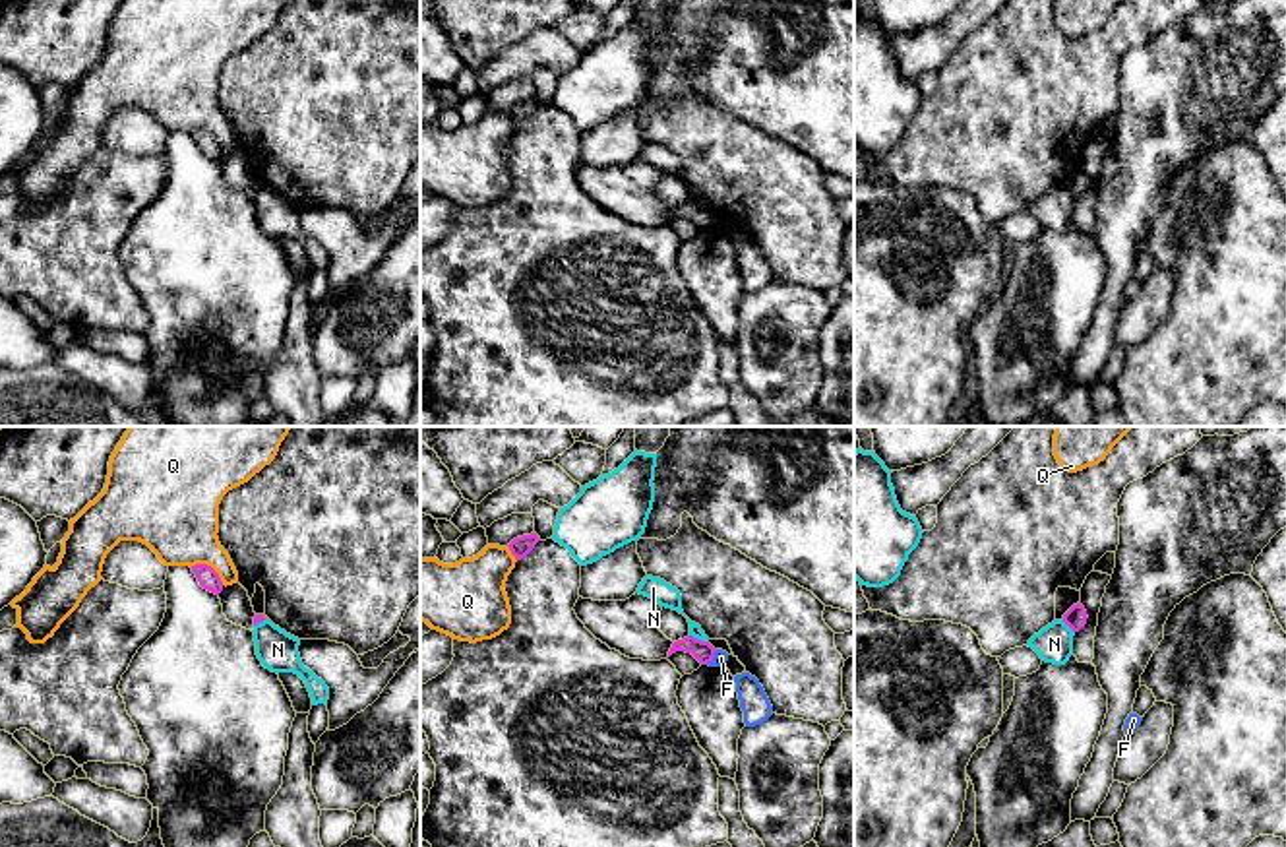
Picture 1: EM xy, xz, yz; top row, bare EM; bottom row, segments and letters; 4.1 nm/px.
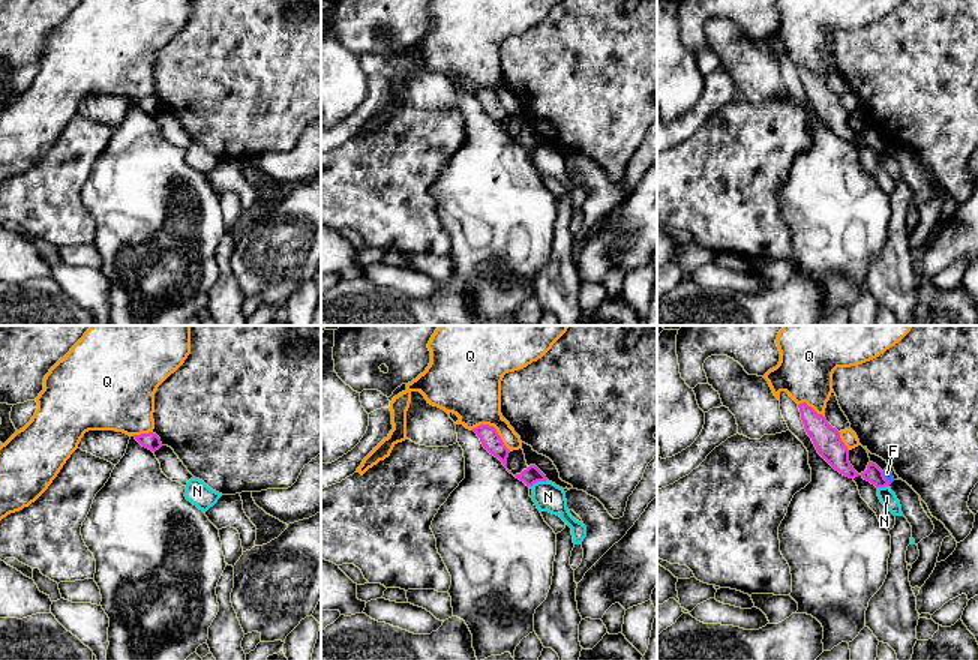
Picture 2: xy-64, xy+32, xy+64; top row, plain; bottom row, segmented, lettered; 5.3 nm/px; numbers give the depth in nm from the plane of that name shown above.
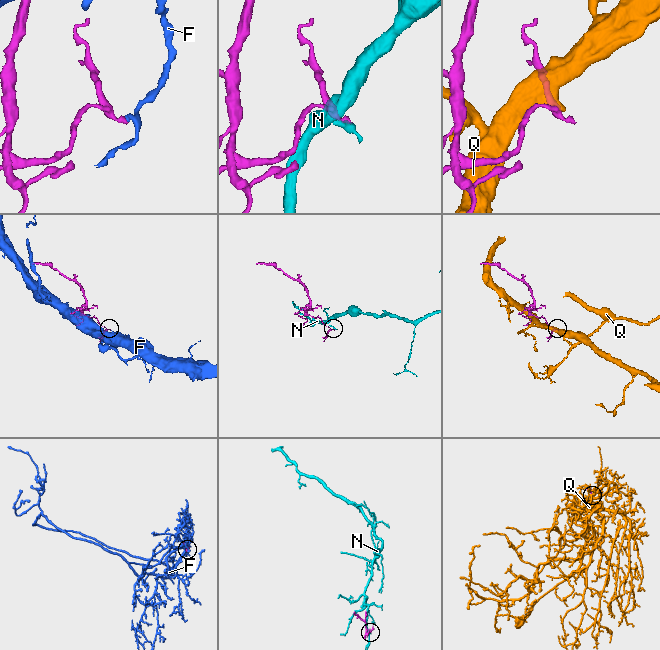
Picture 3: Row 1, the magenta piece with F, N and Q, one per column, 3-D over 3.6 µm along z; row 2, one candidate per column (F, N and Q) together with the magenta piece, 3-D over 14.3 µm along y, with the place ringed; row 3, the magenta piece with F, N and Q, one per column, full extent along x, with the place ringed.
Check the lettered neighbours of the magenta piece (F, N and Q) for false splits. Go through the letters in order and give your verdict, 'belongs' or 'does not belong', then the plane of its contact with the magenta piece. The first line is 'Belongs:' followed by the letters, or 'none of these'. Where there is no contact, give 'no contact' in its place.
Belongs: none of these
F: does not belong | xz
N: does not belong | xz
Q: does not belong | xy

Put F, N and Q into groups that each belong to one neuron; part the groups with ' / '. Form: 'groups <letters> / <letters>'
groups F / N / Q

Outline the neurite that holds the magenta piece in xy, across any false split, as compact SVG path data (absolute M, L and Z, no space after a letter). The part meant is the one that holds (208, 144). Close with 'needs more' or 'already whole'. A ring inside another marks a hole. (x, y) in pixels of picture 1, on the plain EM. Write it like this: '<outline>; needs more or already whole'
M196 130L192 132L192 138L196 140L199 151L215 161L223 157L223 147L219 140L207 132L207 130Z; already whole

